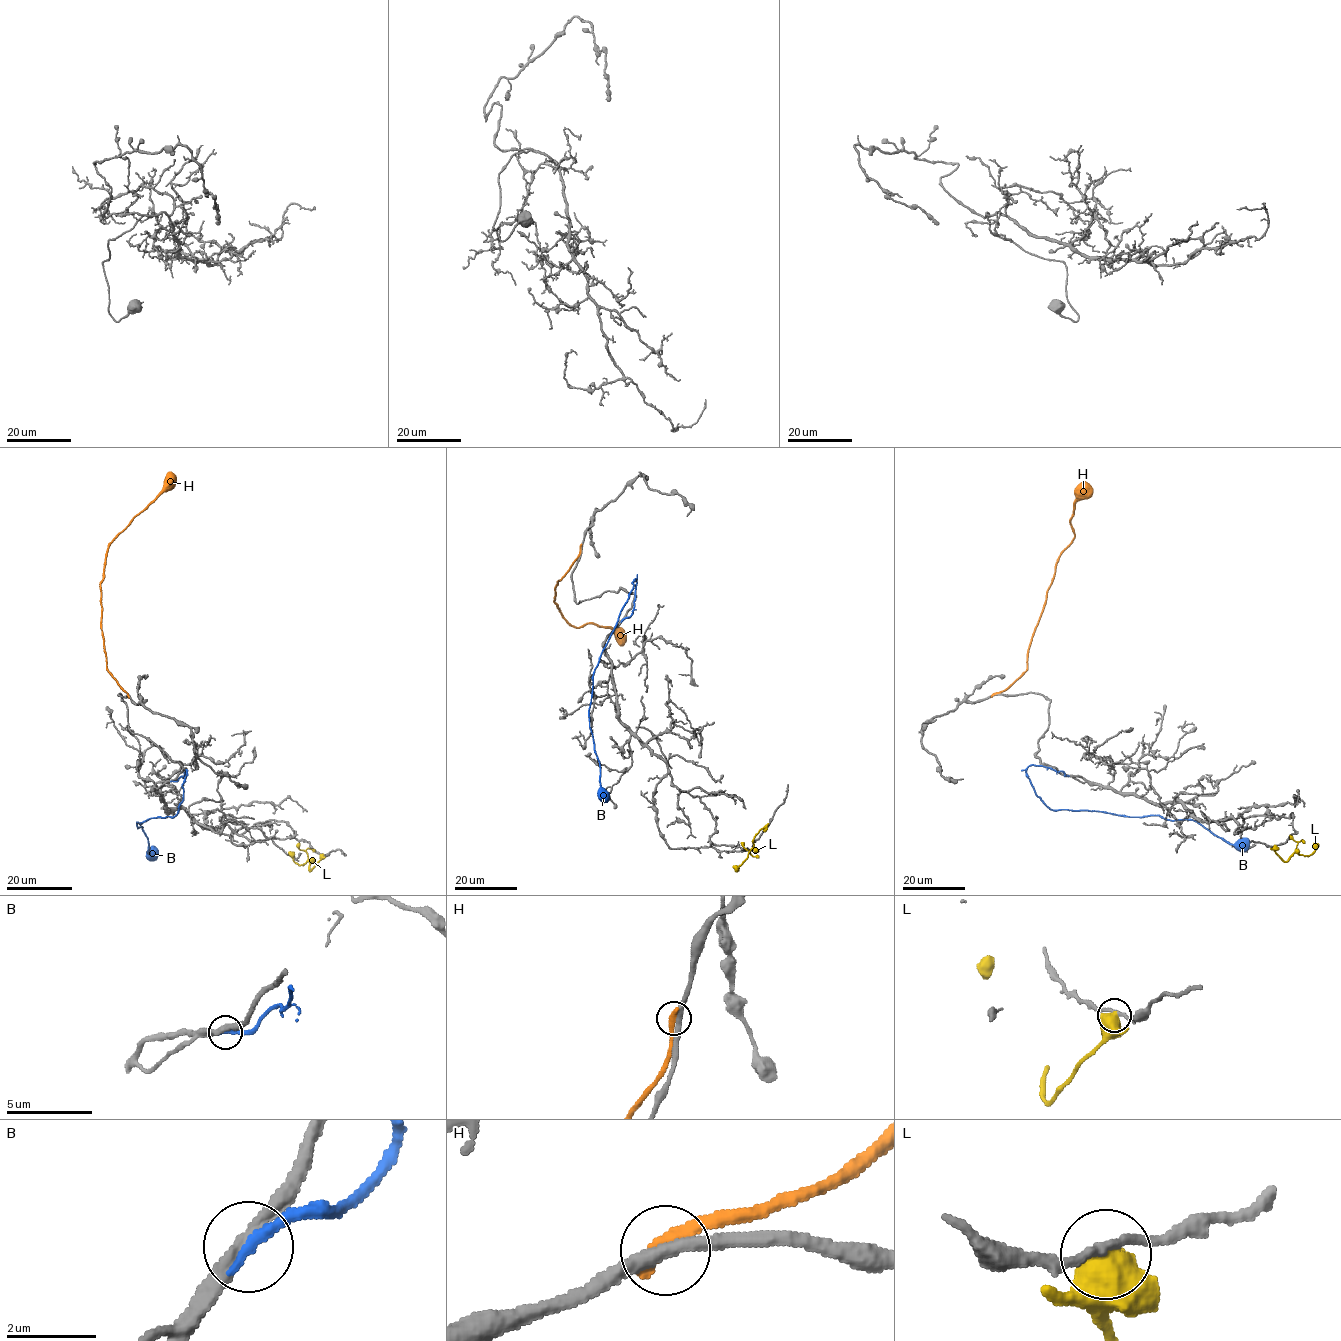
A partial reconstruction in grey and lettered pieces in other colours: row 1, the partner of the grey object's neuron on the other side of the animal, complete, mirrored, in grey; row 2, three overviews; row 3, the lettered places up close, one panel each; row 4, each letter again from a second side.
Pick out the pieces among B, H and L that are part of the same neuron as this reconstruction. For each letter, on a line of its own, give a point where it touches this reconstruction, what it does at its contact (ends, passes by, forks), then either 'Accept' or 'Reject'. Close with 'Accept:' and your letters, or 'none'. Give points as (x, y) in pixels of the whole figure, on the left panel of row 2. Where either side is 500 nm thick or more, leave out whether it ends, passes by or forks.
B: Touches grey at (172, 781). It ends there. Accept
H: Touches grey at (128, 696). It ends there. Reject
L: Touches grey at (322, 854). Reject
Accept: B

